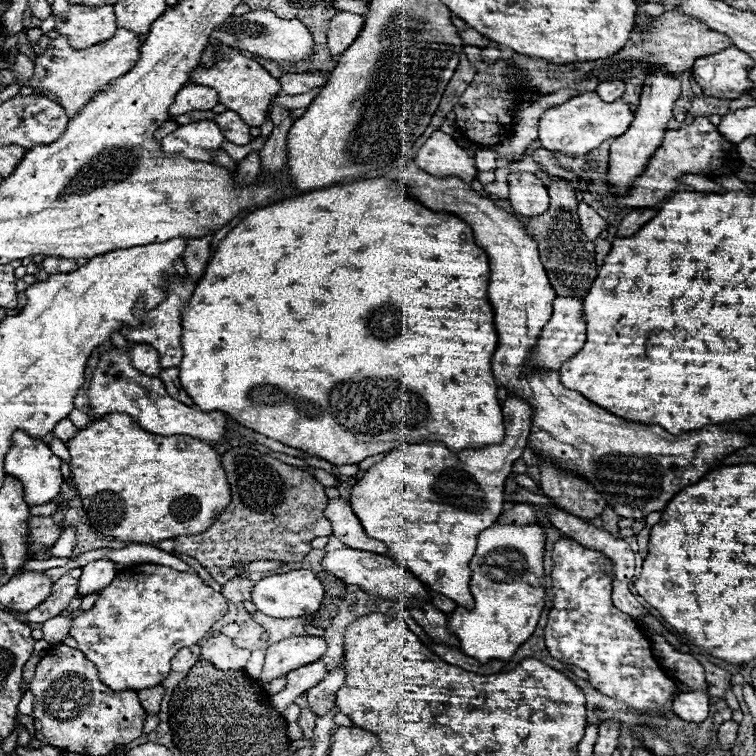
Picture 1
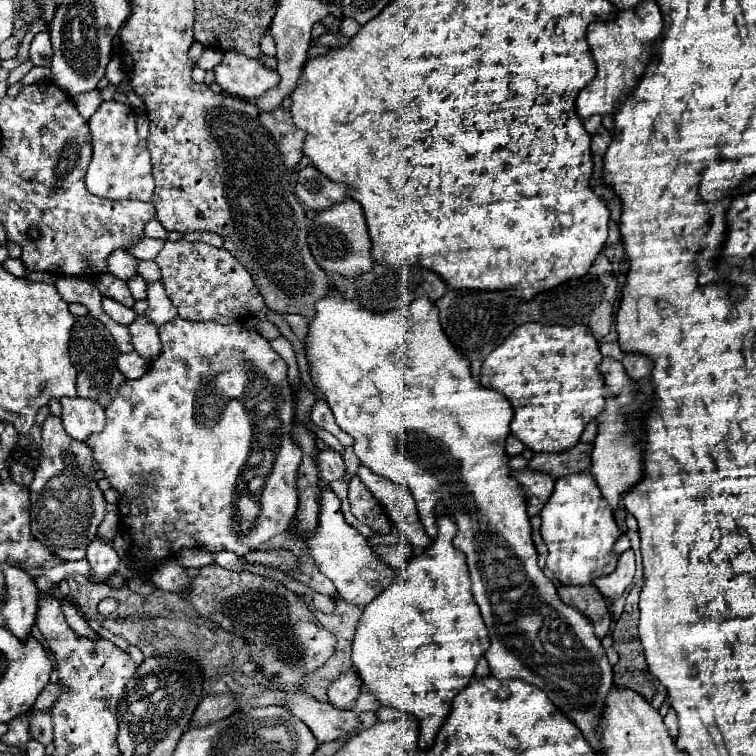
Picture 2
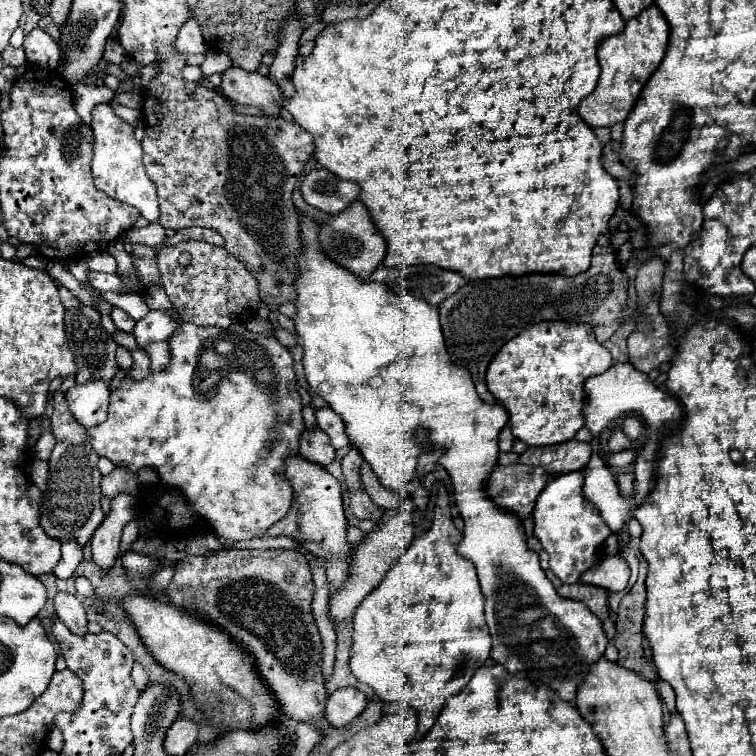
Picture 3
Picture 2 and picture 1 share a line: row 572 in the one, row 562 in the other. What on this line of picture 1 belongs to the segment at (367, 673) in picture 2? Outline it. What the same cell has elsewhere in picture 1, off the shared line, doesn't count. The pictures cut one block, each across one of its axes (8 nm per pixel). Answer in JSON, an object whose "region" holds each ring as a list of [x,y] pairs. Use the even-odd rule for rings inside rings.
{"region":[[[508,398],[504,402],[504,426],[506,438],[500,444],[492,444],[486,448],[468,448],[457,454],[450,452],[440,442],[421,444],[401,444],[386,454],[386,458],[374,464],[352,488],[350,504],[354,514],[360,518],[366,534],[370,538],[378,538],[386,544],[388,554],[408,568],[422,584],[432,588],[438,594],[444,594],[458,606],[472,610],[472,594],[470,594],[470,578],[472,572],[468,568],[474,552],[478,534],[490,528],[496,518],[502,514],[504,504],[504,482],[512,472],[514,460],[518,460],[526,448],[530,436],[530,418],[532,408],[522,398]]]}

